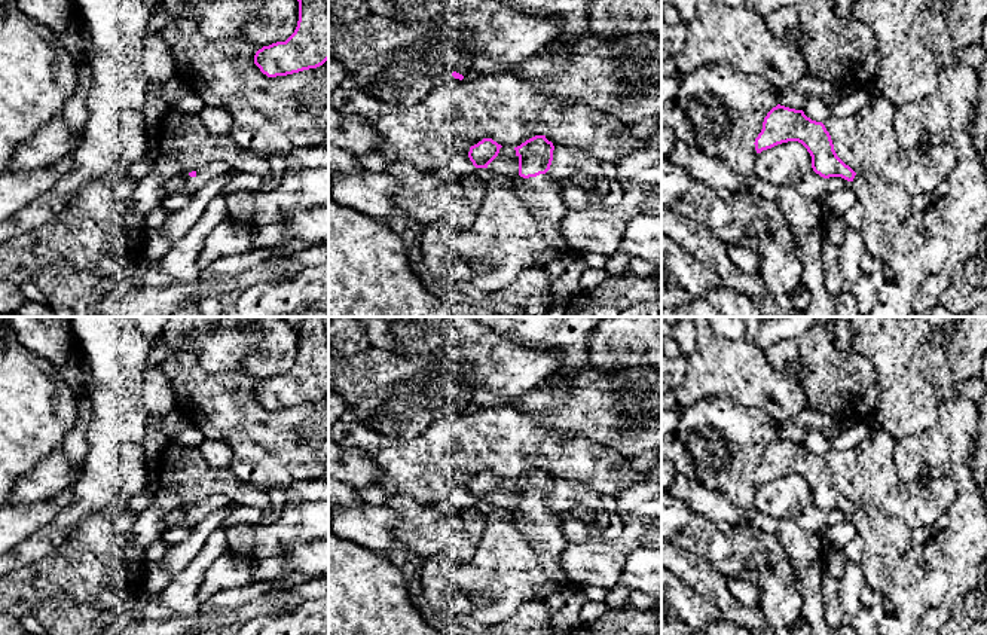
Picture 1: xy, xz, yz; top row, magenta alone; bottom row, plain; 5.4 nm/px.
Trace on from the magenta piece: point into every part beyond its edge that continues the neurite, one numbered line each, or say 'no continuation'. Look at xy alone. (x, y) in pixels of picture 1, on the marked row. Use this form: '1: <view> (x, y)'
1: xy (192, 185)

